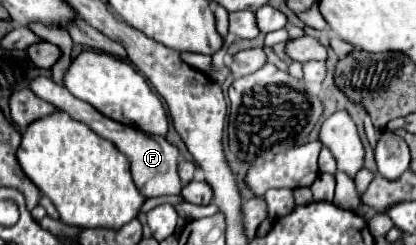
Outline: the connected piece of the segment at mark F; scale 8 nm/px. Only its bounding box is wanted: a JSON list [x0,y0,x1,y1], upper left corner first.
[29,77,183,197]

